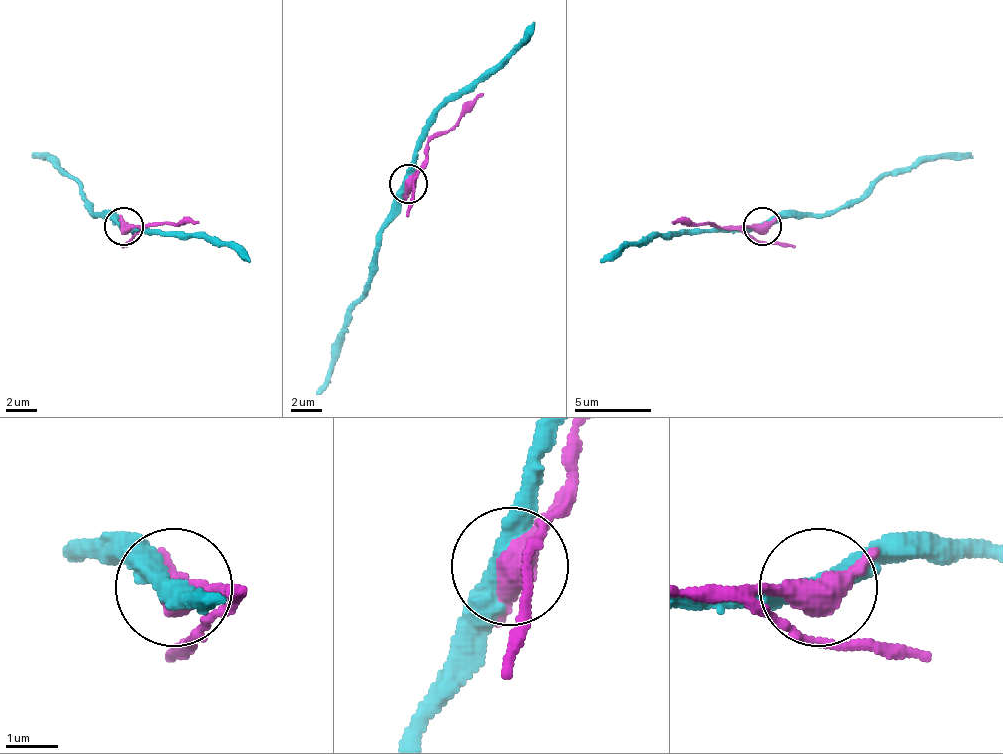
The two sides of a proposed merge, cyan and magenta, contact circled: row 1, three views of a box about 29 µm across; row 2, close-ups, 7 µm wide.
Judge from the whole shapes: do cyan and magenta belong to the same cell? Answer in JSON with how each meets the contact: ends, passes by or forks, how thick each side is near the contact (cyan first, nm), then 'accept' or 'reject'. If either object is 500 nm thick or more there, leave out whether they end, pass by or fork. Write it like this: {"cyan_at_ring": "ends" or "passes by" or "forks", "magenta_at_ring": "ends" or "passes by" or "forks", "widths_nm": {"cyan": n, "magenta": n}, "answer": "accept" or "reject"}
{"cyan_at_ring": "passes by", "magenta_at_ring": "passes by", "widths_nm": {"cyan": 360, "magenta": 440}, "answer": "reject"}

